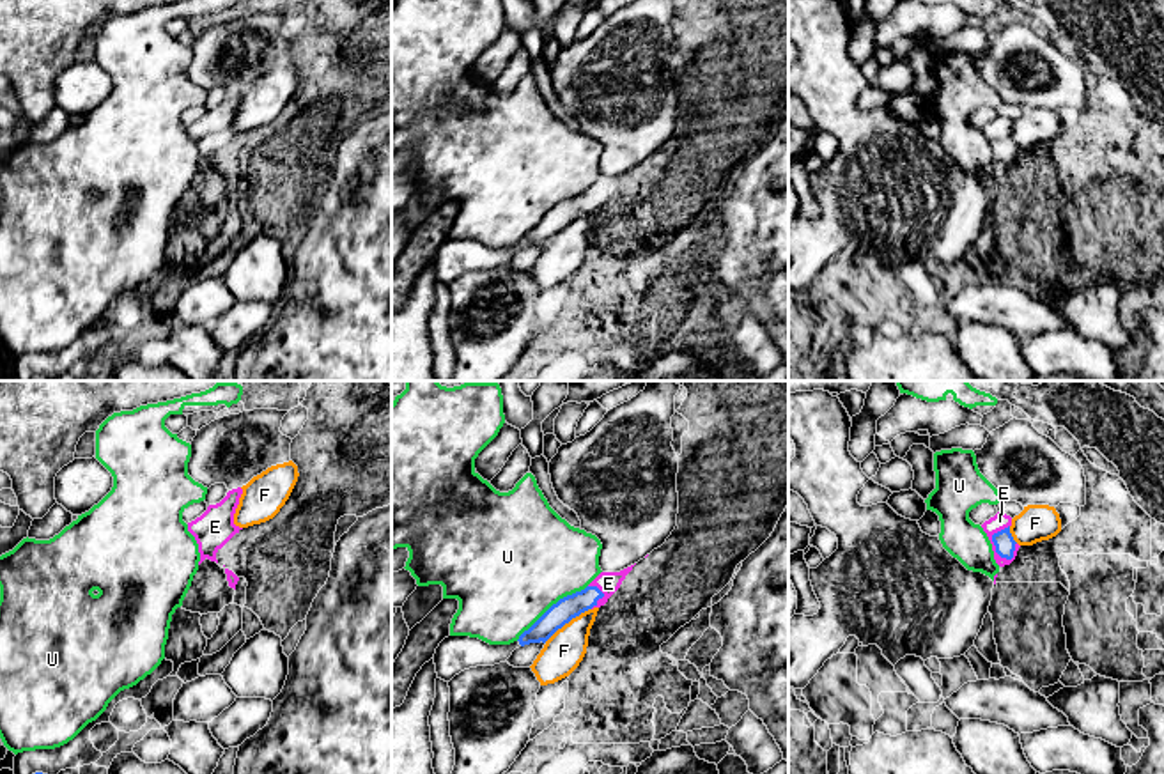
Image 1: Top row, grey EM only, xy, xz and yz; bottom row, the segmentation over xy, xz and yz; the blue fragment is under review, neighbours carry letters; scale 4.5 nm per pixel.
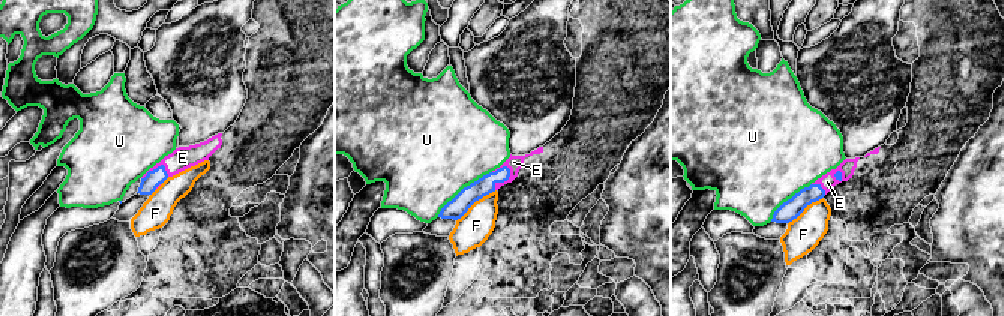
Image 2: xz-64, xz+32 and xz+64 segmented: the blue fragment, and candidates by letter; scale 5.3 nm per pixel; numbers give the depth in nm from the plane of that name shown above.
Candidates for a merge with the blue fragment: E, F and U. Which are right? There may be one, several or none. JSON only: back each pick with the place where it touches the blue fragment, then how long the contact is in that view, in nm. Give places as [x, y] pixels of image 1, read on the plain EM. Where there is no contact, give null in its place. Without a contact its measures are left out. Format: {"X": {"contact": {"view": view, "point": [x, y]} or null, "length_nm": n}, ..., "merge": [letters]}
{"E": {"contact": {"view": "yz", "point": [993, 144]}, "length_nm": 170}, "merge": ["E"]}

